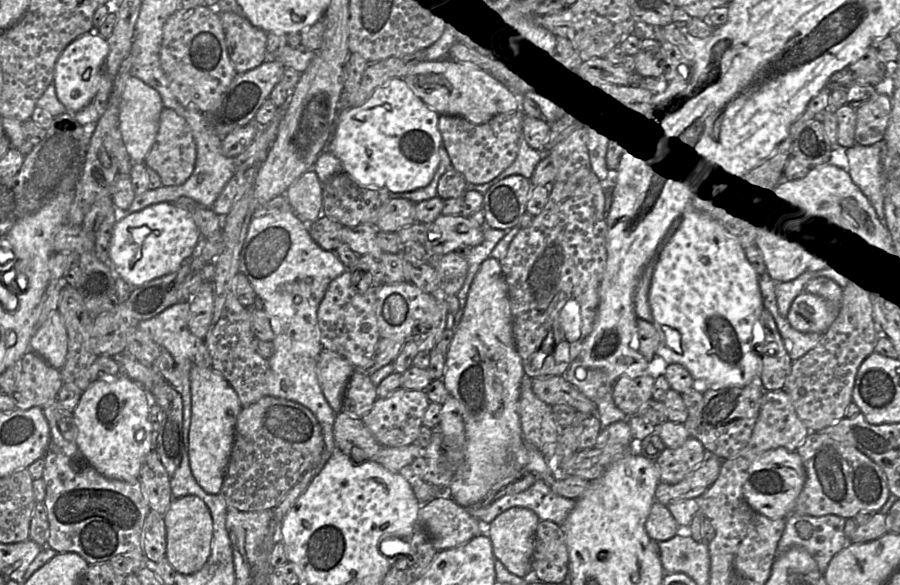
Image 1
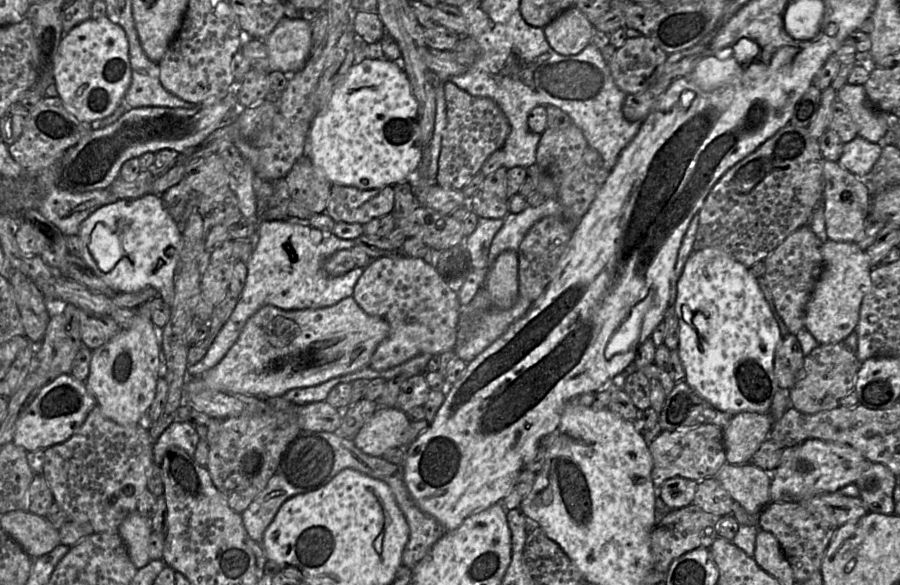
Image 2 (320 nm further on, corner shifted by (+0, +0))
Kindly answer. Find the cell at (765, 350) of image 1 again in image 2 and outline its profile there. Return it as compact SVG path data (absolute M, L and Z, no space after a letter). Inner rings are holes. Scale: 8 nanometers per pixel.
M796 335L782 337L774 354L774 375L781 389L791 389L797 382L797 374L803 369L804 354Z

